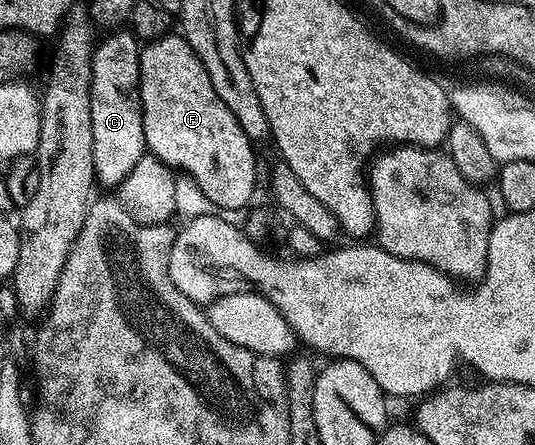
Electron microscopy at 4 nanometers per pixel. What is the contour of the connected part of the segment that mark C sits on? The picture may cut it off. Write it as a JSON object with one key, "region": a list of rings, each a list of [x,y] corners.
{"region":[[[114,32],[94,49],[90,109],[92,110],[92,162],[97,183],[111,190],[133,172],[133,167],[147,151],[142,121],[142,99],[138,83],[140,41],[133,32]]]}

